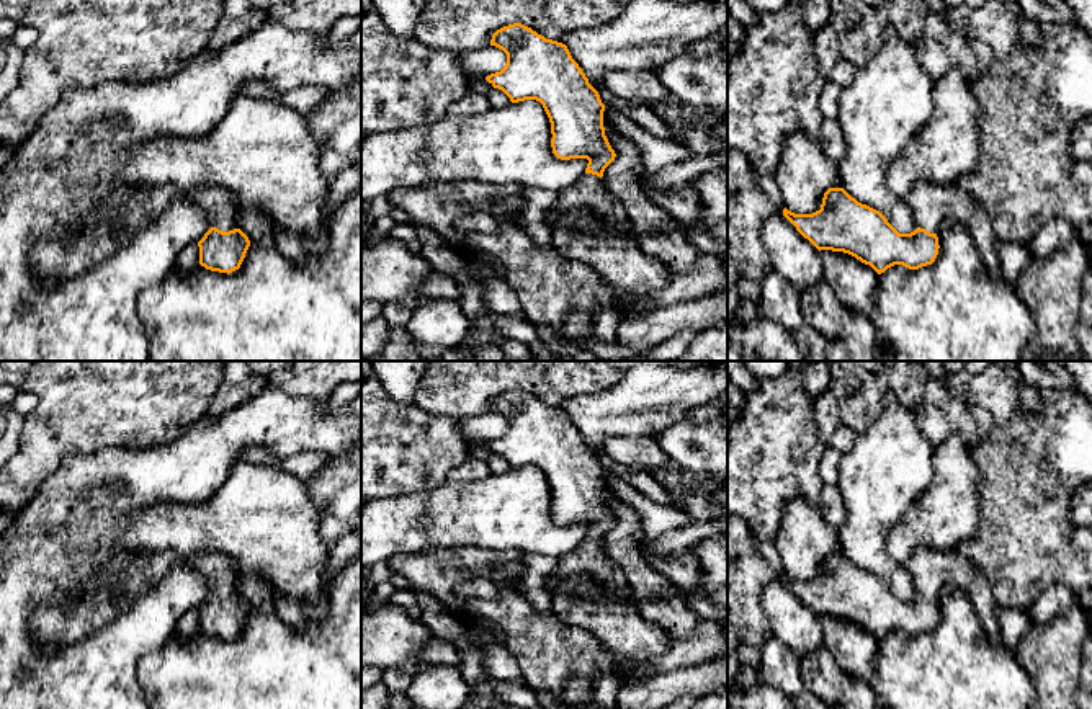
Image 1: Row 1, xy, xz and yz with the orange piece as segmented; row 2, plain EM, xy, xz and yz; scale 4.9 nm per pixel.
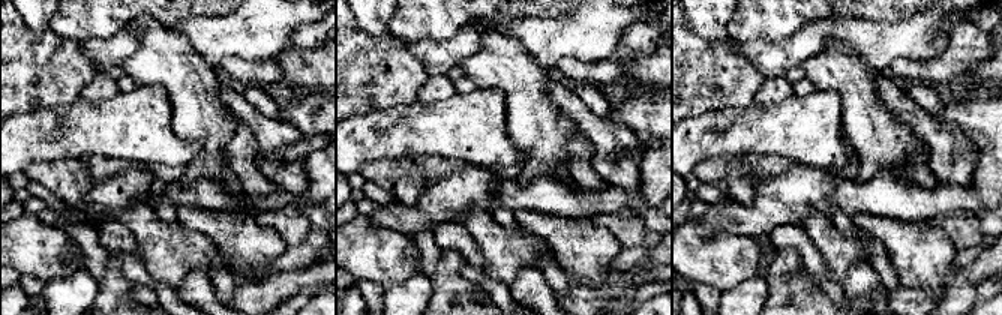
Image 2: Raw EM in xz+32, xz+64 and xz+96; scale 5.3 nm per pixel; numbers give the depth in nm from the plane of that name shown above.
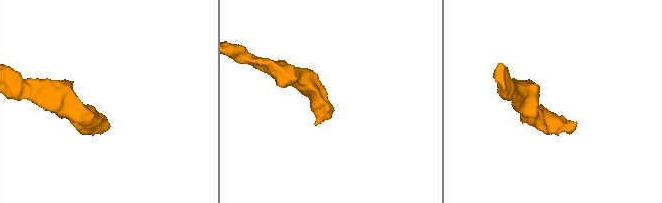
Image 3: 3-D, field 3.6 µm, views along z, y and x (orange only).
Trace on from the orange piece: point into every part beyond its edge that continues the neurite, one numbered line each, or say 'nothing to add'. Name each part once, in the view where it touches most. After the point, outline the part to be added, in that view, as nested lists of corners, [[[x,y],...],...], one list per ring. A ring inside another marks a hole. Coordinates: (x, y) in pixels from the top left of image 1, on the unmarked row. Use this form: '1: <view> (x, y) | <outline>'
1: xy (218, 570) | [[[201,552],[199,555],[186,559],[186,562],[204,577],[213,593],[222,598],[239,595],[239,572],[230,559],[216,552]]]

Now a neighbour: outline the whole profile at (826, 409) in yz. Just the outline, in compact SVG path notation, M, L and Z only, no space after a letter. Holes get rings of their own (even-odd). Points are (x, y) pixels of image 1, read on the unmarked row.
M827 389L812 405L819 428L819 439L827 448L835 430L840 426L840 410L835 395Z

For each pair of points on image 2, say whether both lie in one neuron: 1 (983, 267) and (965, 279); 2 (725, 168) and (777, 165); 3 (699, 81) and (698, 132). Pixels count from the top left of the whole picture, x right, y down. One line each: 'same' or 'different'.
1: same
2: same
3: different

